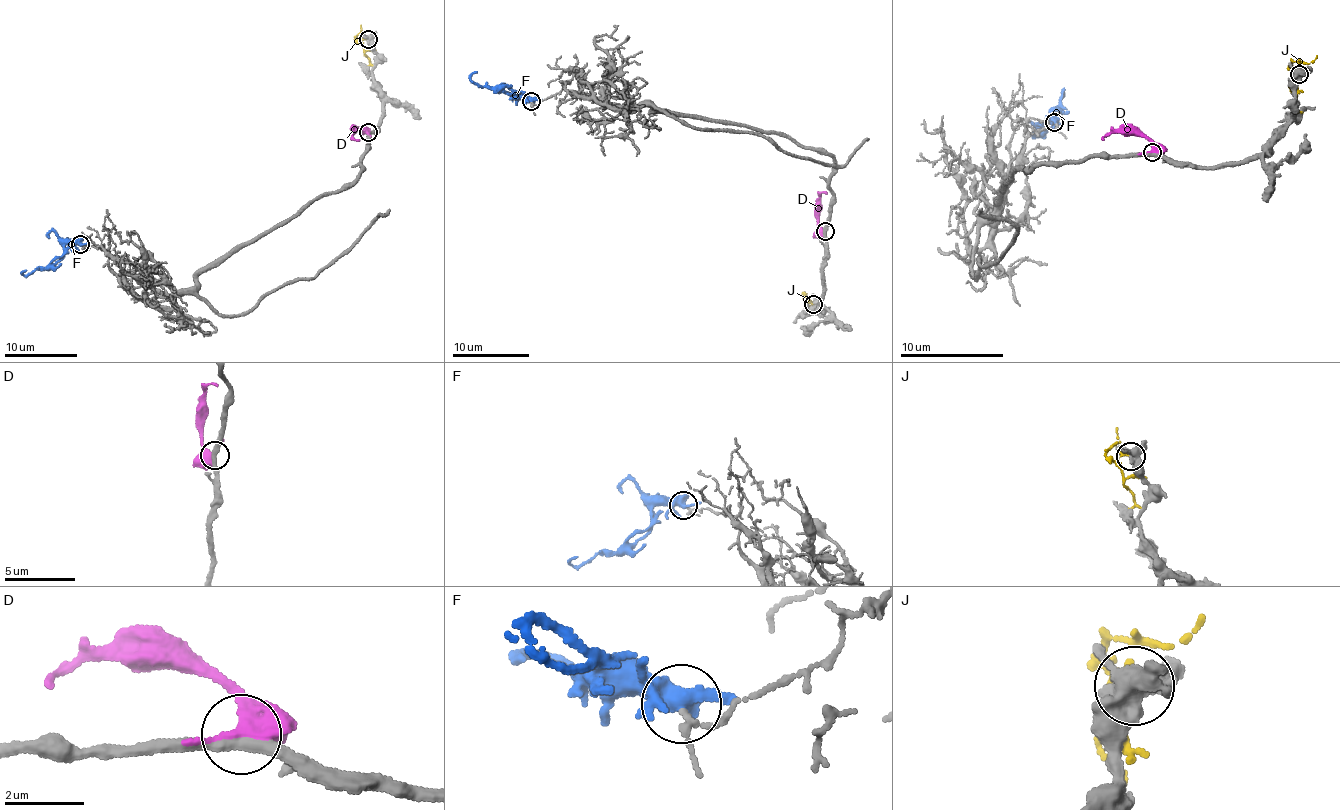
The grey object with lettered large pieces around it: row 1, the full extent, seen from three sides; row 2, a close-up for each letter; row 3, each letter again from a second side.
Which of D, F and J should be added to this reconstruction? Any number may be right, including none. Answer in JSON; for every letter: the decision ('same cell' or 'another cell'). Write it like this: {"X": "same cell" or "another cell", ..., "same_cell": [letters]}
{"D": "another cell", "F": "another cell", "J": "another cell", "same_cell": []}

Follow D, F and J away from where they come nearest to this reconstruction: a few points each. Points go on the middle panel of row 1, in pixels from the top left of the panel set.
D: (826, 230), (822, 230), (818, 218), (819, 195), (823, 192), (827, 194)
F: (532, 101), (522, 92), (506, 86), (482, 86), (471, 82), (471, 77), (477, 72)
J: (813, 304), (808, 300), (810, 309), (802, 316)

